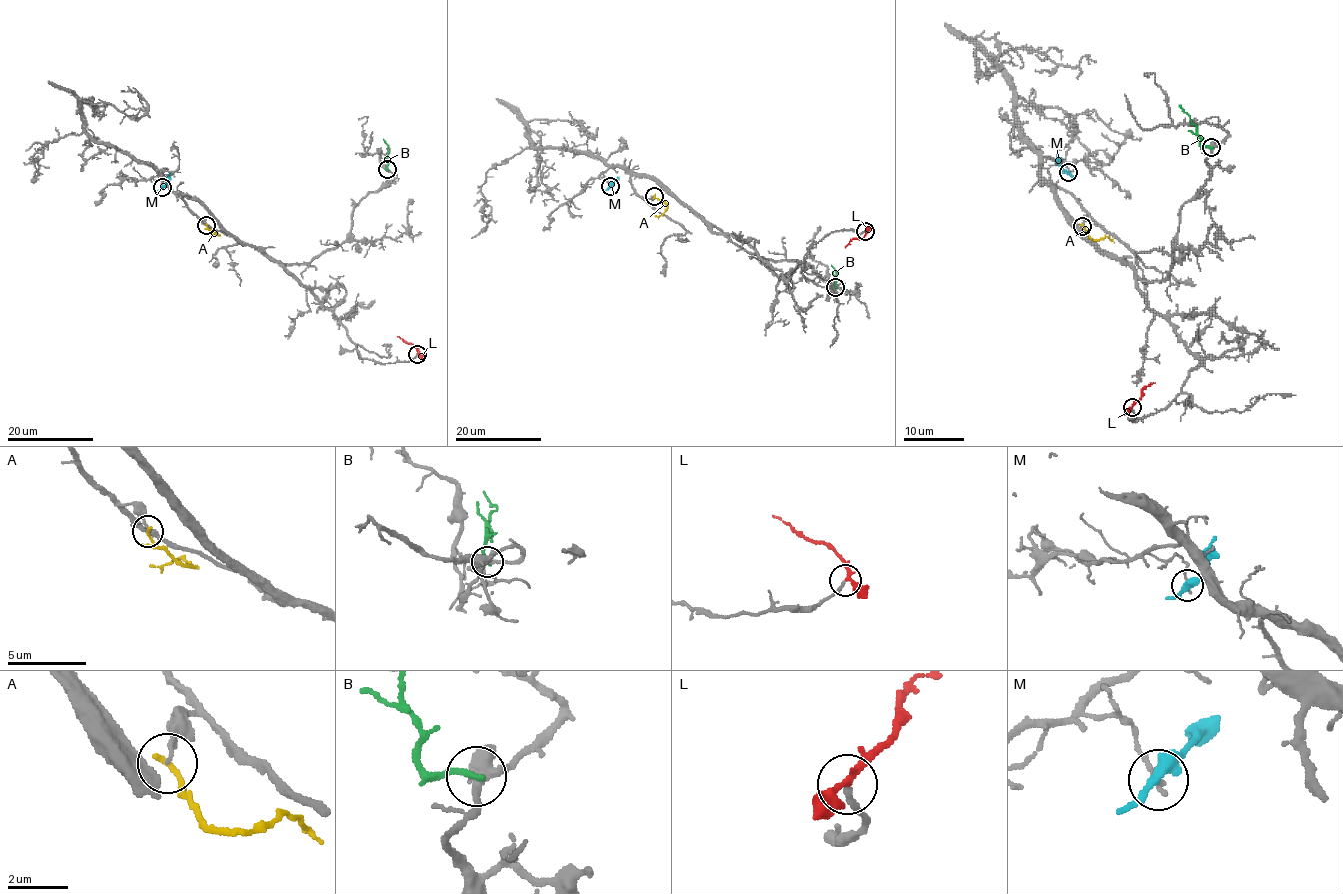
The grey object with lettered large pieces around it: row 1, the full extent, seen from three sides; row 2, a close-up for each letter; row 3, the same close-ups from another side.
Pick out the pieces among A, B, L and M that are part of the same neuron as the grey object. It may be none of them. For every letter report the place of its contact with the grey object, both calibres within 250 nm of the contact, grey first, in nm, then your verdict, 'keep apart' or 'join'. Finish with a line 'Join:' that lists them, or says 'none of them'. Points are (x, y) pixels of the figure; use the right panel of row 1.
A: contact (1082, 226); calibres 100 and 200 nm; keep apart
B: contact (1211, 147); calibres 320 and 240 nm; keep apart
L: contact (1132, 407); calibres 200 and 240 nm; join
M: contact (1068, 172); calibres 160 and 380 nm; keep apart
Join: L

